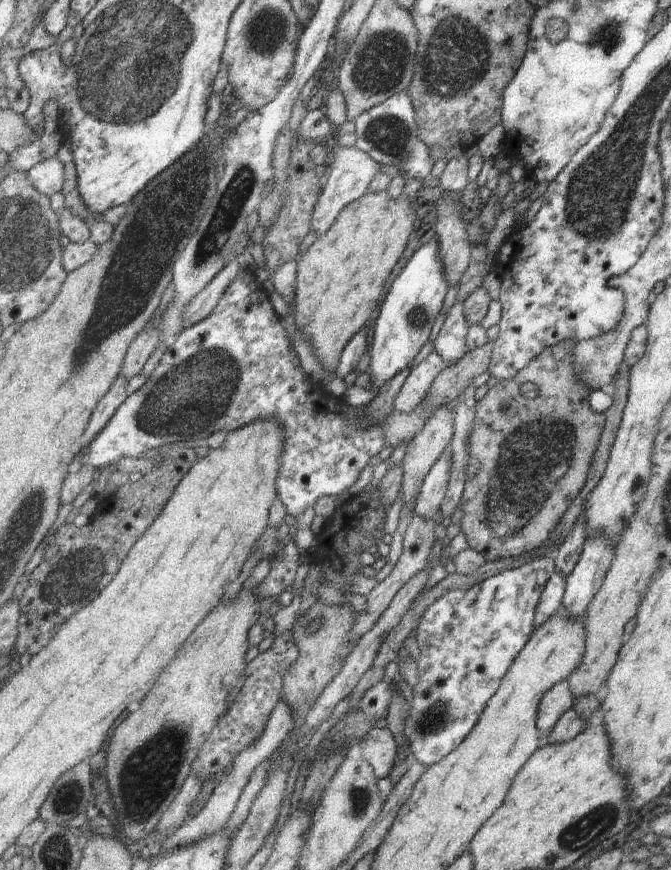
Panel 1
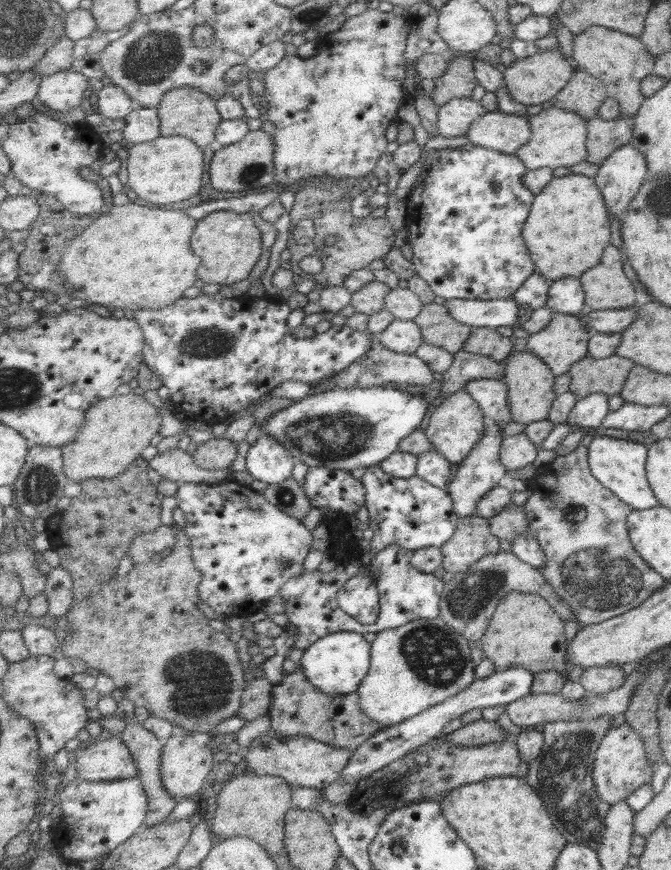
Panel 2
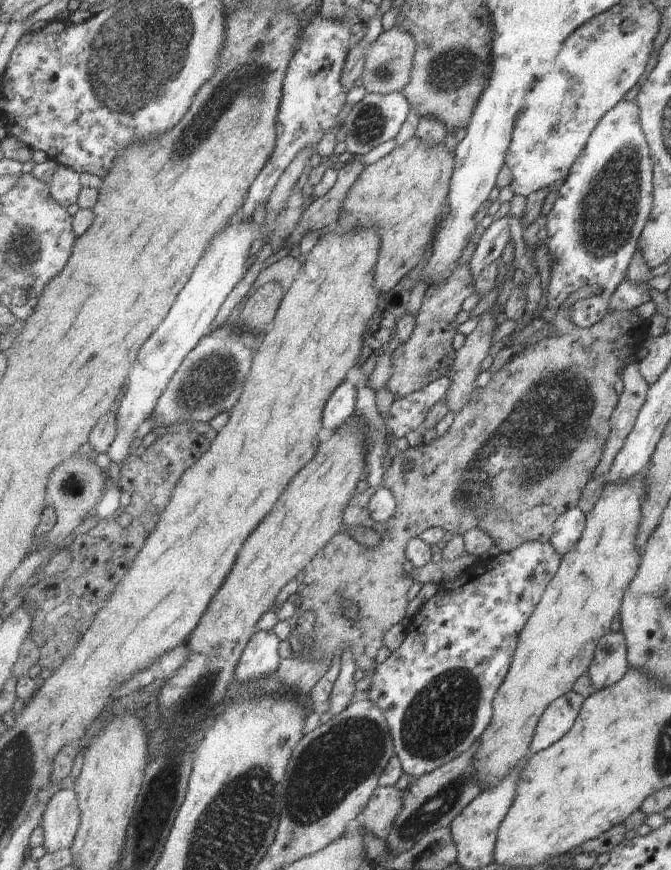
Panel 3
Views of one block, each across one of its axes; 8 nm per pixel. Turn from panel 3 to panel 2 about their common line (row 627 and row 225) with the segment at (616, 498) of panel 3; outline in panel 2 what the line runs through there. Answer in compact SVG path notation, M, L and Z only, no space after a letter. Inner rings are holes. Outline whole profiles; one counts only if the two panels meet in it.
M572 173L561 178L554 178L554 180L546 187L546 190L543 190L543 193L535 196L530 218L527 220L526 227L523 228L523 237L525 237L531 255L533 255L533 259L535 259L535 270L540 272L540 274L543 274L551 283L560 280L561 278L566 278L567 276L580 278L587 270L593 268L602 261L606 248L611 244L611 236L613 236L613 234L611 234L611 222L609 221L609 218L610 210L608 210L606 198L603 197L602 190L600 190L600 187L594 178L583 176L583 174Z

